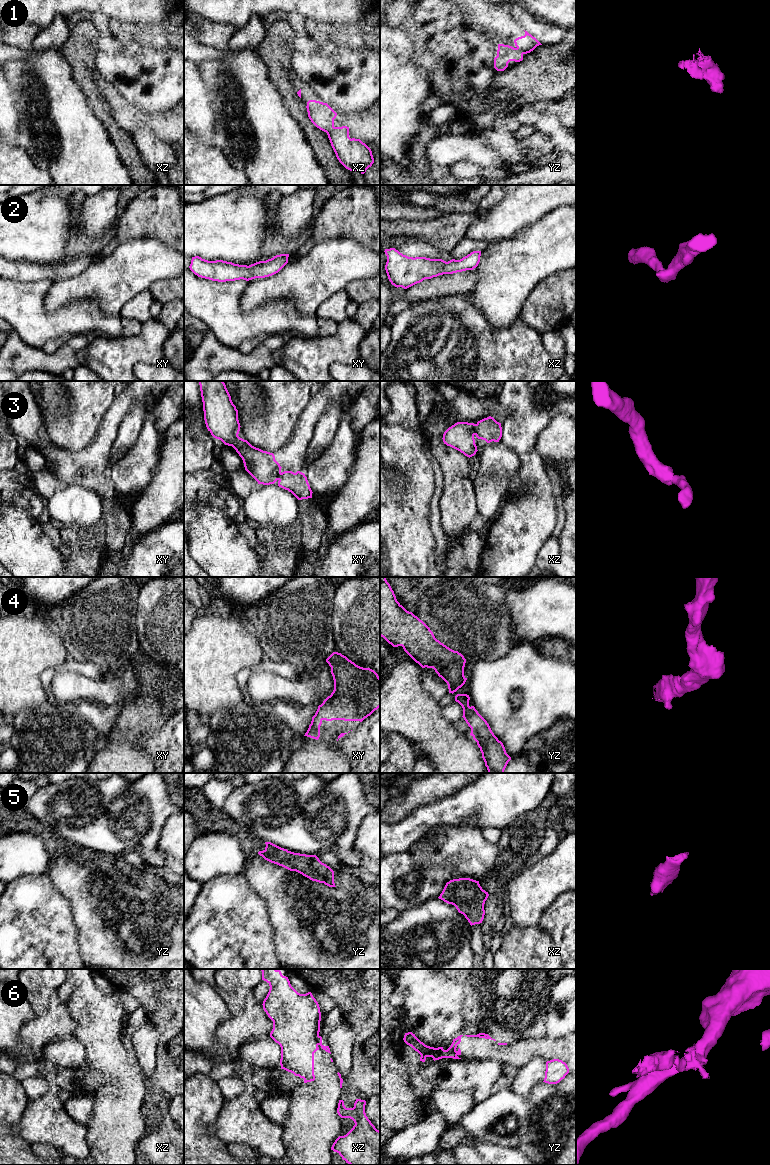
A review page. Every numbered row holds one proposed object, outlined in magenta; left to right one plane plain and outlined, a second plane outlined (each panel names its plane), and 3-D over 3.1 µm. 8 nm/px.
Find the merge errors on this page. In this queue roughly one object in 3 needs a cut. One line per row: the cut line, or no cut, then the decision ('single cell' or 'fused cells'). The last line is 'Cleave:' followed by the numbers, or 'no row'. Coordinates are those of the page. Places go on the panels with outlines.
1: cut xz (333, 126), (326, 132); fused cells
2: cut none; single cell
3: cut none; single cell
4: cut none; single cell
5: cut none; single cell
6: cut xz (318, 1035), (319, 1044); fused cells
Cleave: 1, 6

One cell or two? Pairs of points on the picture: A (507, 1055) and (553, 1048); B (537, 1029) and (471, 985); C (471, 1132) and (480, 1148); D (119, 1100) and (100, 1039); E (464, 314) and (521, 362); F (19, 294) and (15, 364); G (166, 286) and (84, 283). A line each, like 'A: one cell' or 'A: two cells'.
A: one cell
B: one cell
C: two cells
D: one cell
E: one cell
F: two cells
G: two cells

